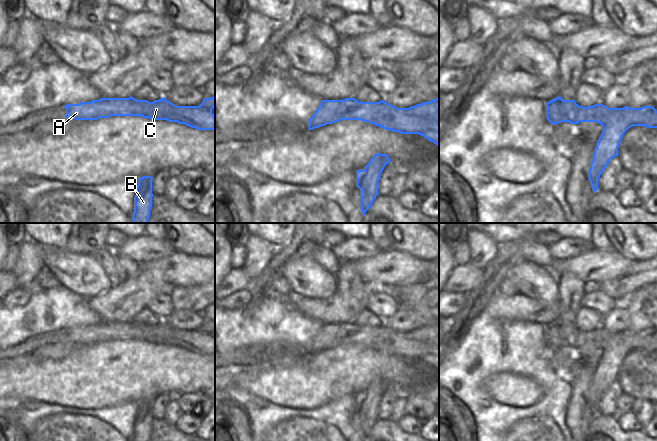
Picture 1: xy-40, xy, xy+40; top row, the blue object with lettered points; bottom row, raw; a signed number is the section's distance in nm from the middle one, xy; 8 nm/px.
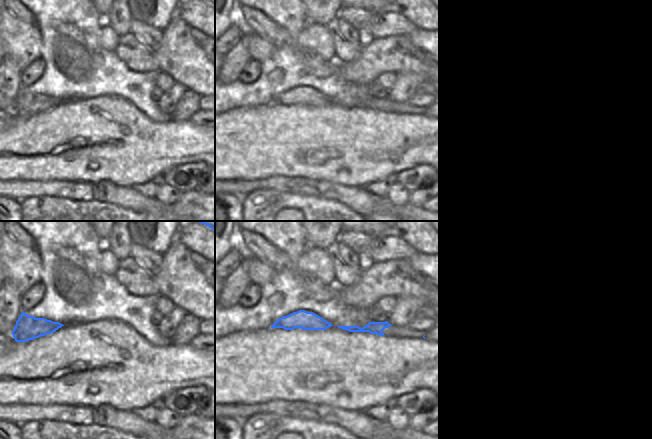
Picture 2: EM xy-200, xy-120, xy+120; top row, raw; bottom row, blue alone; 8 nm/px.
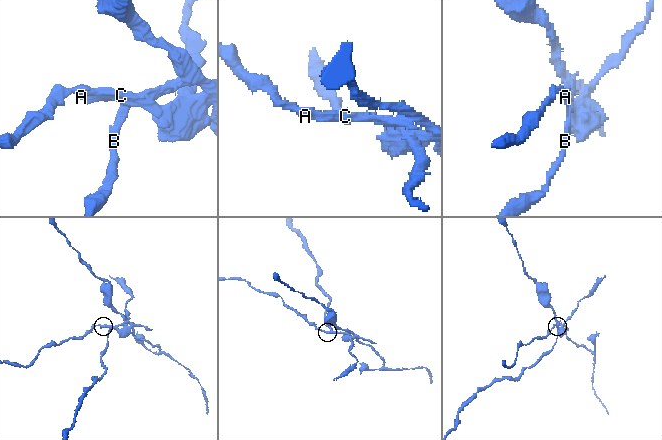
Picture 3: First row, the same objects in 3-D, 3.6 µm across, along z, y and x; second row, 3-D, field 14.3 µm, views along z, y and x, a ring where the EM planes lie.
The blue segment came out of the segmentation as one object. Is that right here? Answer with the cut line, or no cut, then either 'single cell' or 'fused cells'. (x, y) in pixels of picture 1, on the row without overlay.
cut in xy along (387, 381), (373, 388), (368, 387); fused cells

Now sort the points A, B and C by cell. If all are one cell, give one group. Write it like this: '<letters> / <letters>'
A C / B

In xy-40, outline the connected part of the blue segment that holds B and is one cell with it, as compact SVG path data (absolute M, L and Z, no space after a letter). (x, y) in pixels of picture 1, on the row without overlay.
M143 400L138 402L136 419L134 421L134 436L132 441L150 441L153 420L152 401Z

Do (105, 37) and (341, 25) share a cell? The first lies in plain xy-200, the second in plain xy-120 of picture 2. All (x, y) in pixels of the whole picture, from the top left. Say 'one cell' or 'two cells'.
two cells

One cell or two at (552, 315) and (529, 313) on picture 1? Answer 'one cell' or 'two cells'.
one cell

